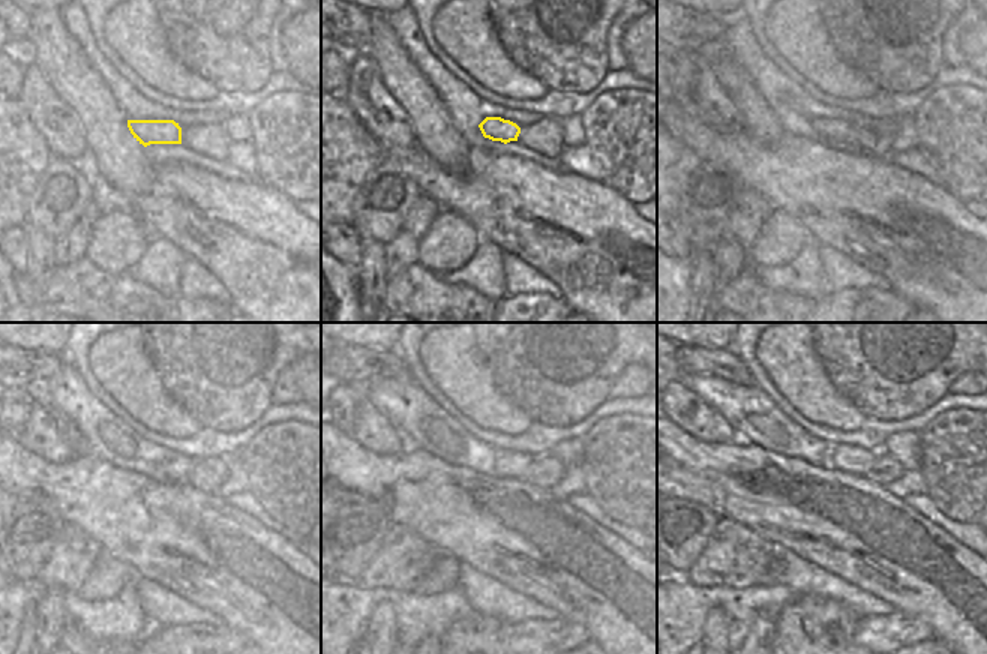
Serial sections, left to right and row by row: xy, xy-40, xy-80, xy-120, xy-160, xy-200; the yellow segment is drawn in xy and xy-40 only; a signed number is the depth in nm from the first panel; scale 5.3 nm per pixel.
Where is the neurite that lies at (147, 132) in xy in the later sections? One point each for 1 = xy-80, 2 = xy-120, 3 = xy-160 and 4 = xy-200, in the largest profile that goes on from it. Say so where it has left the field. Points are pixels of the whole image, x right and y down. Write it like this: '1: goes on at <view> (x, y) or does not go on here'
1: goes on at xy-80 (842, 131)
2: goes on at xy-120 (176, 467)
3: goes on at xy-160 (509, 462)
4: goes on at xy-200 (846, 458)

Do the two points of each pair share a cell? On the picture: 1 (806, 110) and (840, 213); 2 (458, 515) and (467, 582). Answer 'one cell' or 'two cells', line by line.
1: two cells
2: two cells

